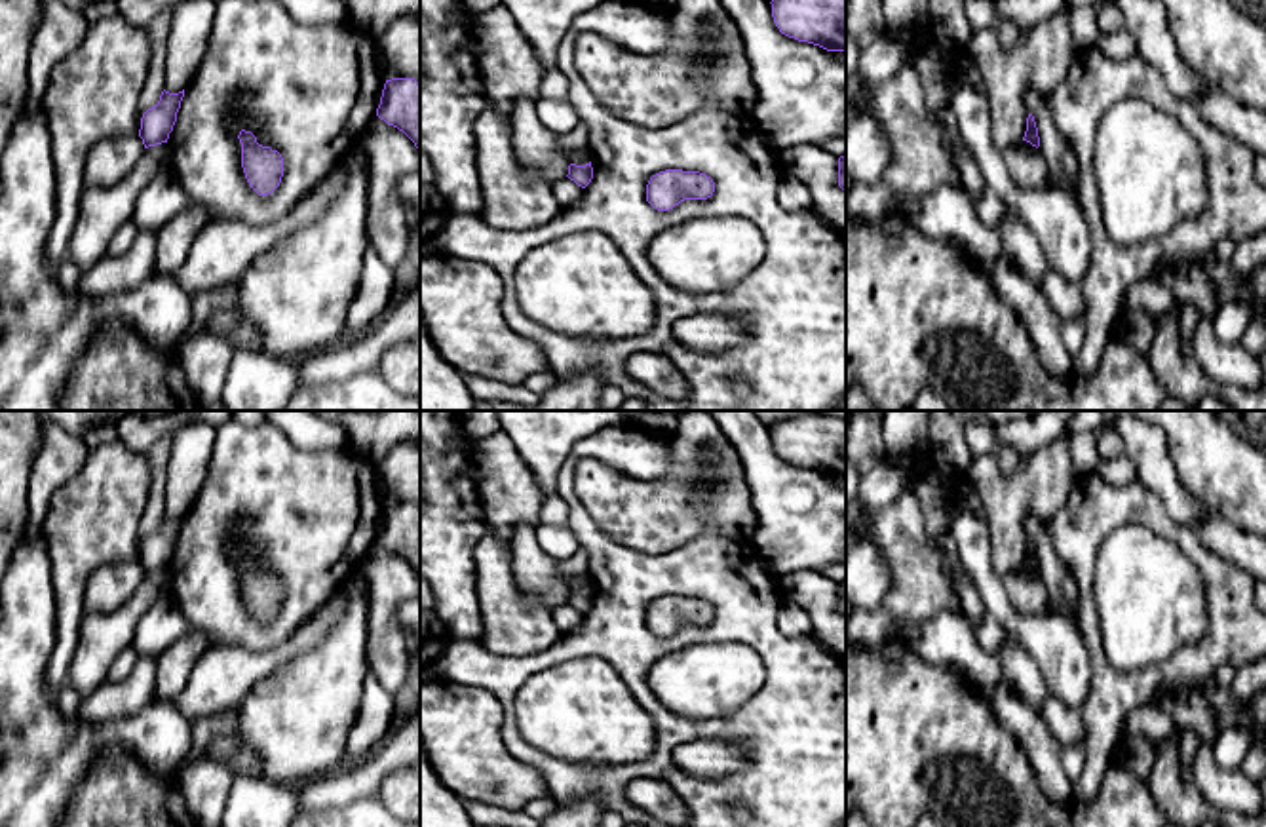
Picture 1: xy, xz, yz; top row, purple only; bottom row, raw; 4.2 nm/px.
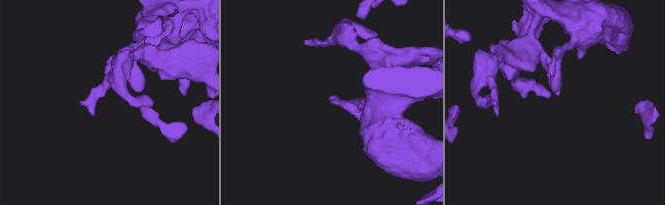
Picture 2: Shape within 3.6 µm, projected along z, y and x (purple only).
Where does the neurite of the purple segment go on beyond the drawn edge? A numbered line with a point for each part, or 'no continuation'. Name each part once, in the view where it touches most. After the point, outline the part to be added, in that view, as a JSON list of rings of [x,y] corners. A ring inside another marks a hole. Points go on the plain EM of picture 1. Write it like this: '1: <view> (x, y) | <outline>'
1: xy (111, 586) | [[[139,559],[95,570],[84,593],[86,614],[112,612],[133,595],[143,578],[144,570]]]

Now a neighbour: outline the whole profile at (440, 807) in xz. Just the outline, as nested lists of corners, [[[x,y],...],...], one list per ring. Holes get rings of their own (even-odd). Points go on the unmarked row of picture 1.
[[[420,743],[420,827],[473,827],[464,800],[432,768]]]

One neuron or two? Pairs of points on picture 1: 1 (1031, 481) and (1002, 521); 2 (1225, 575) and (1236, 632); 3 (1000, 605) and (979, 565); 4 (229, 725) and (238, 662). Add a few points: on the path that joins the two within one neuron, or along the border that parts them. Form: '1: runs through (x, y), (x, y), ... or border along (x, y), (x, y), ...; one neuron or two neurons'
1: runs through (1021, 491), (1006, 506), (1006, 512); one neuron
2: runs through (1227, 588), (1234, 618); one neuron
3: runs through (995, 596), (983, 575); one neuron
4: border along (236, 706), (225, 711), (196, 715), (191, 721); two neurons

